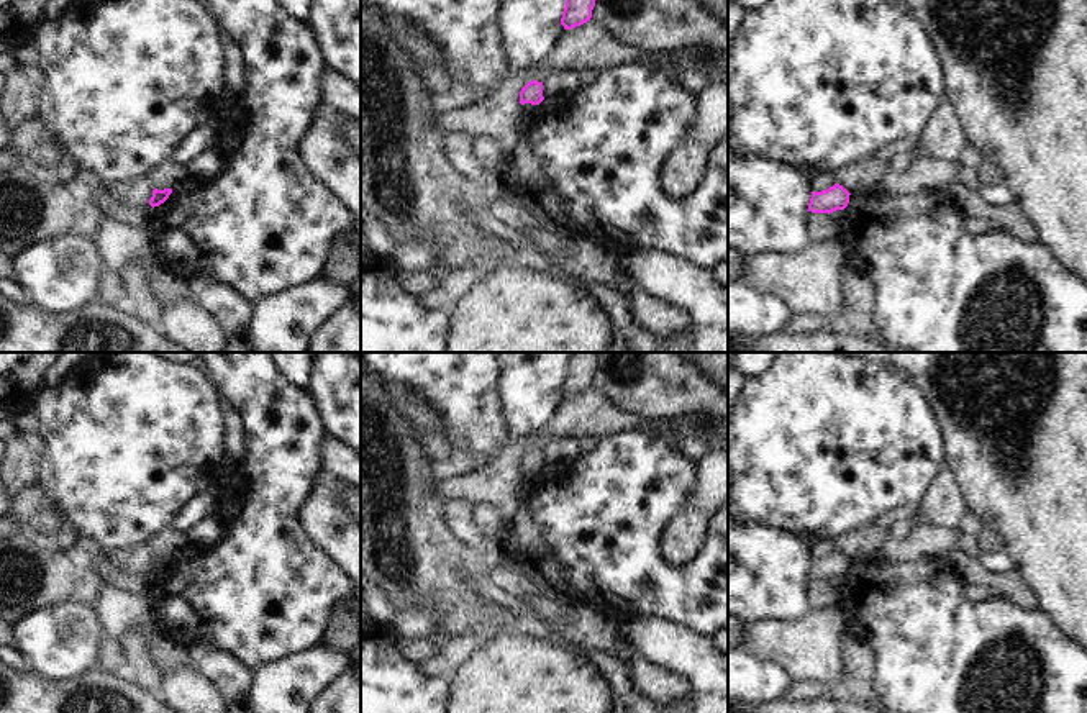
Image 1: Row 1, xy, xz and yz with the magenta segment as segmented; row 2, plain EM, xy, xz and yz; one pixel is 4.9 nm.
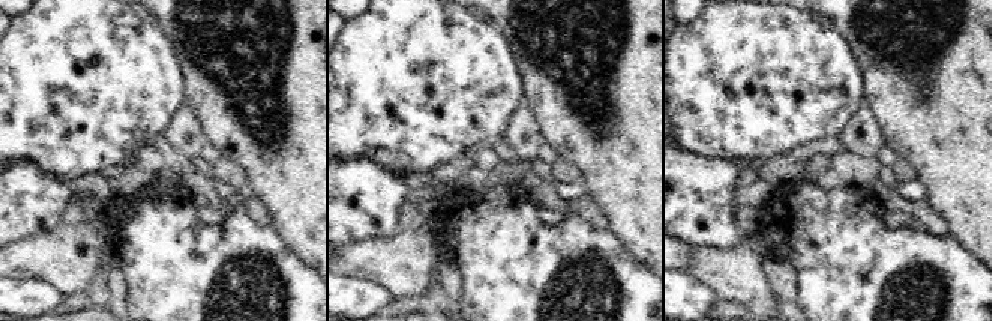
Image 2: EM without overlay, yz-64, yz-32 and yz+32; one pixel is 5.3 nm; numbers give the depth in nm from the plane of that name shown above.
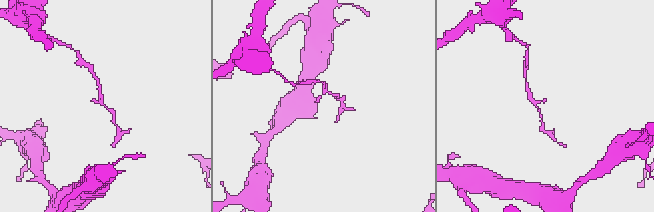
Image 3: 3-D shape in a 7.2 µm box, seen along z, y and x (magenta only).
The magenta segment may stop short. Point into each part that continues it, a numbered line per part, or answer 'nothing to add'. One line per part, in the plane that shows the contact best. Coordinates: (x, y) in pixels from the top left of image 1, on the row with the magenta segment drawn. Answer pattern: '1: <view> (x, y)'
nothing to add

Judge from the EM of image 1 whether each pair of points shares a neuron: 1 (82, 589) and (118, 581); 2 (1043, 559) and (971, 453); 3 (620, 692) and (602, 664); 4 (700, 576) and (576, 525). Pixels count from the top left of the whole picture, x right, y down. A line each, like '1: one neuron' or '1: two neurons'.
1: two neurons
2: one neuron
3: one neuron
4: one neuron

